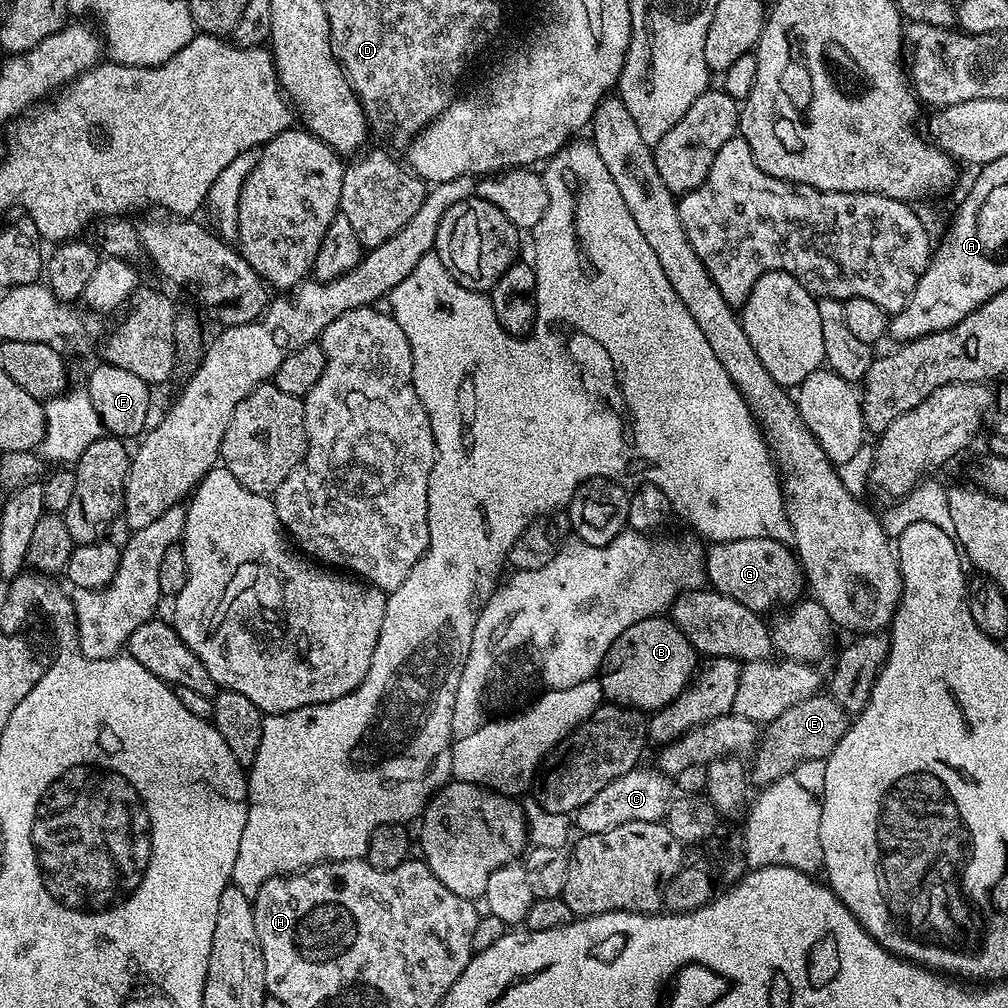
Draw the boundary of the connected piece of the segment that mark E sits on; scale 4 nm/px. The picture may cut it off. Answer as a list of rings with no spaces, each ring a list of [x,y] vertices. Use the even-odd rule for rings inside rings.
[[[817,694],[802,702],[792,704],[790,710],[782,710],[763,729],[750,762],[750,780],[753,785],[772,784],[780,776],[786,776],[807,760],[822,760],[838,746],[846,734],[850,713],[828,694]]]

